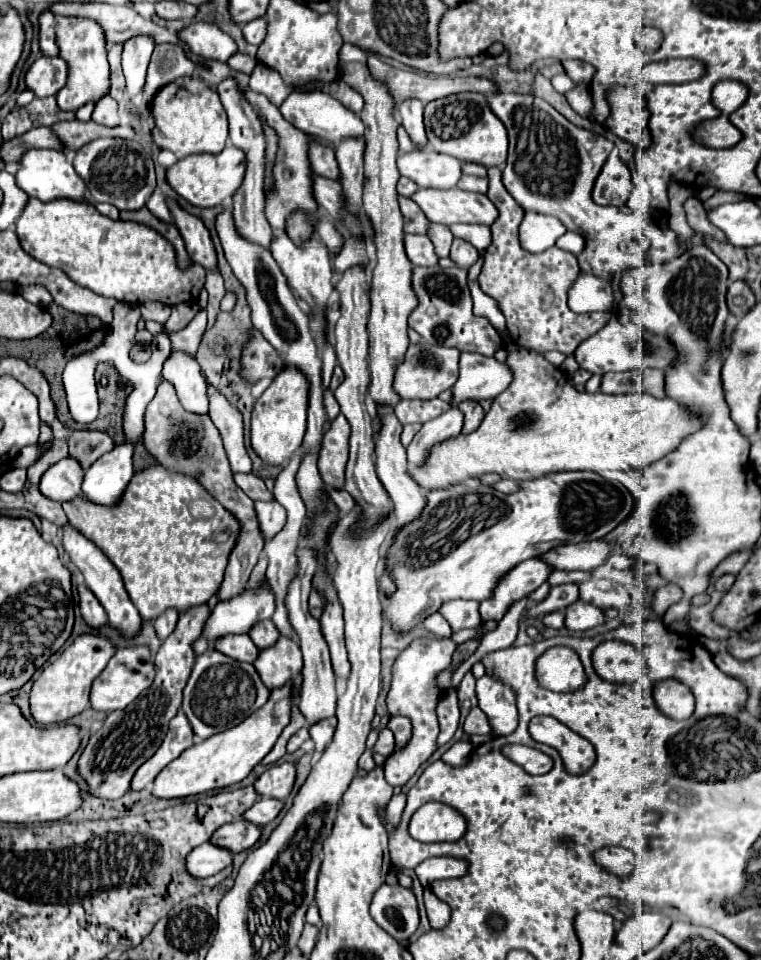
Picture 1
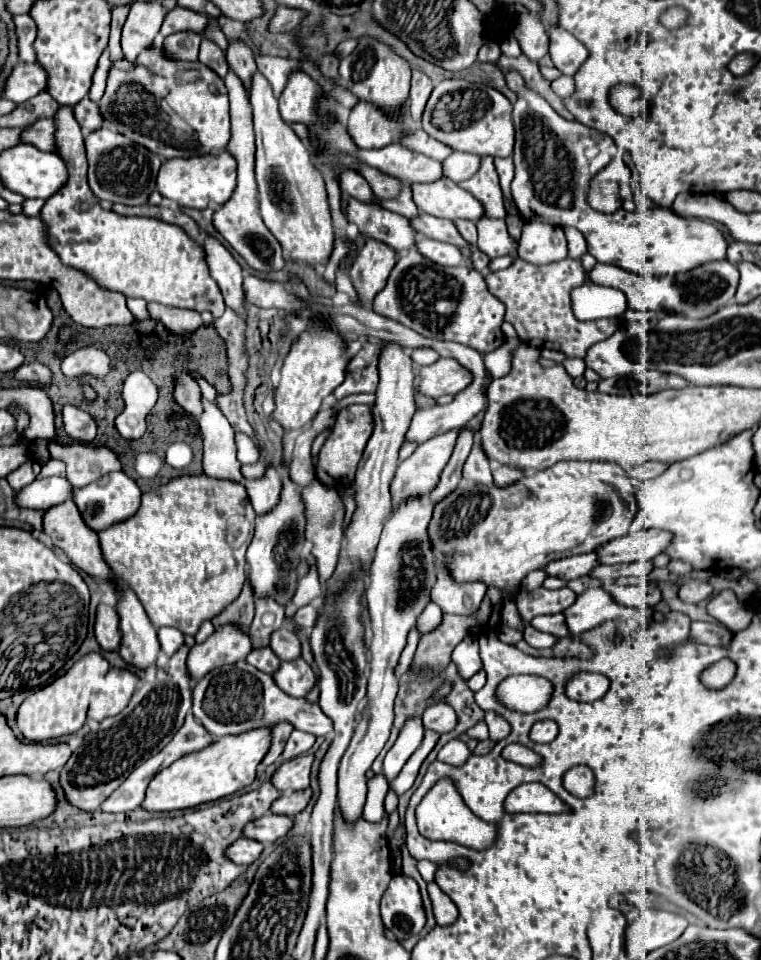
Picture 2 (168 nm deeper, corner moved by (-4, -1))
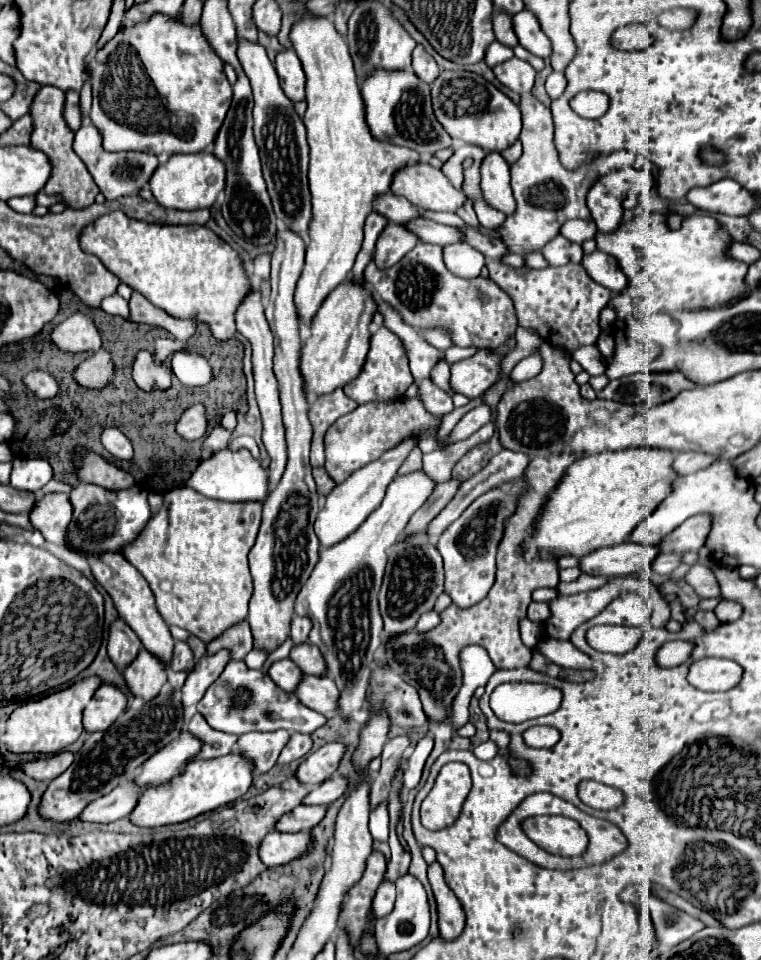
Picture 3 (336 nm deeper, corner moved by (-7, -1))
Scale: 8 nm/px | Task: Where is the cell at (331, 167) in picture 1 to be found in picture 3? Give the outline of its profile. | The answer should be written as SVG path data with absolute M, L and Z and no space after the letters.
M392 192L376 198L374 210L380 212L382 216L386 216L390 222L398 222L398 224L406 224L406 222L422 216L420 208L416 208L414 204L410 204L408 200L400 198L400 196L394 196Z

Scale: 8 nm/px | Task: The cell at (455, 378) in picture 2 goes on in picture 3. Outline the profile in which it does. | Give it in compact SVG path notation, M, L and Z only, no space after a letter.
M490 348L478 350L474 356L452 364L450 384L458 394L468 398L482 396L488 388L492 388L502 376L502 354L496 354Z

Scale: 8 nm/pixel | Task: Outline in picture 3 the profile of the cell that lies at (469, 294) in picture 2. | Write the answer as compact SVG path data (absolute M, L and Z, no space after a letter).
M418 242L398 264L380 270L374 260L364 270L364 278L374 286L378 296L396 308L406 324L414 328L448 328L456 346L462 348L500 348L516 332L518 320L512 298L486 278L464 280L448 272L442 258L442 248L428 242Z

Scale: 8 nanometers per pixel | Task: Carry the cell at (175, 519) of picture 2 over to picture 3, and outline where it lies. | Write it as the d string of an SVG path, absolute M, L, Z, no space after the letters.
M174 488L164 494L162 510L150 518L148 526L134 540L134 544L124 548L124 558L150 584L156 596L156 606L166 624L176 624L208 644L230 626L248 618L248 602L254 592L248 552L256 540L260 520L260 502L222 502L206 498L192 488Z

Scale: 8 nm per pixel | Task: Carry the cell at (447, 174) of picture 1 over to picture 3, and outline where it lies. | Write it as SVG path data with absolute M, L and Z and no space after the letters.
M298 18L290 30L290 42L306 74L308 110L304 124L310 146L308 180L314 208L308 224L310 242L306 248L306 264L294 292L294 304L300 324L310 326L326 296L352 274L356 254L362 248L364 222L372 212L376 196L390 190L396 170L408 162L418 162L420 156L410 148L380 142L370 136L368 124L364 122L364 98L360 96L348 44L336 30L332 18Z

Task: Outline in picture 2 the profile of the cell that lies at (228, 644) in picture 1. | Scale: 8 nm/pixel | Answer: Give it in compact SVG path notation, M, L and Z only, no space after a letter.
M253 648L249 652L249 656L245 656L245 660L249 664L253 664L255 668L259 668L261 672L267 672L267 674L273 674L281 664L281 660L273 654L271 648Z

